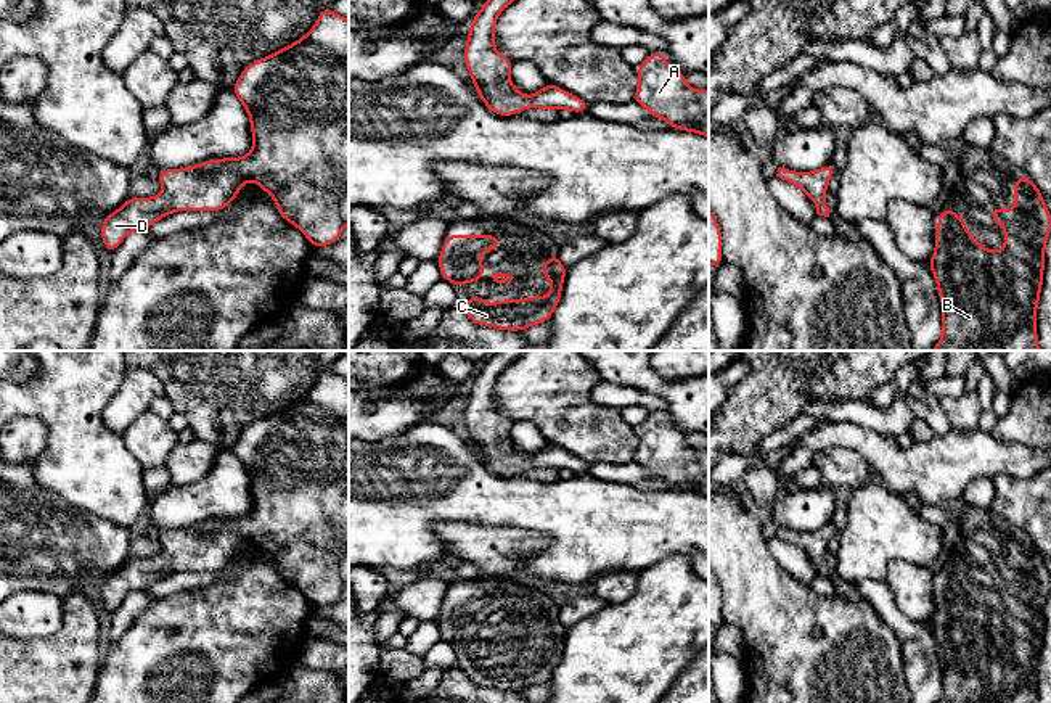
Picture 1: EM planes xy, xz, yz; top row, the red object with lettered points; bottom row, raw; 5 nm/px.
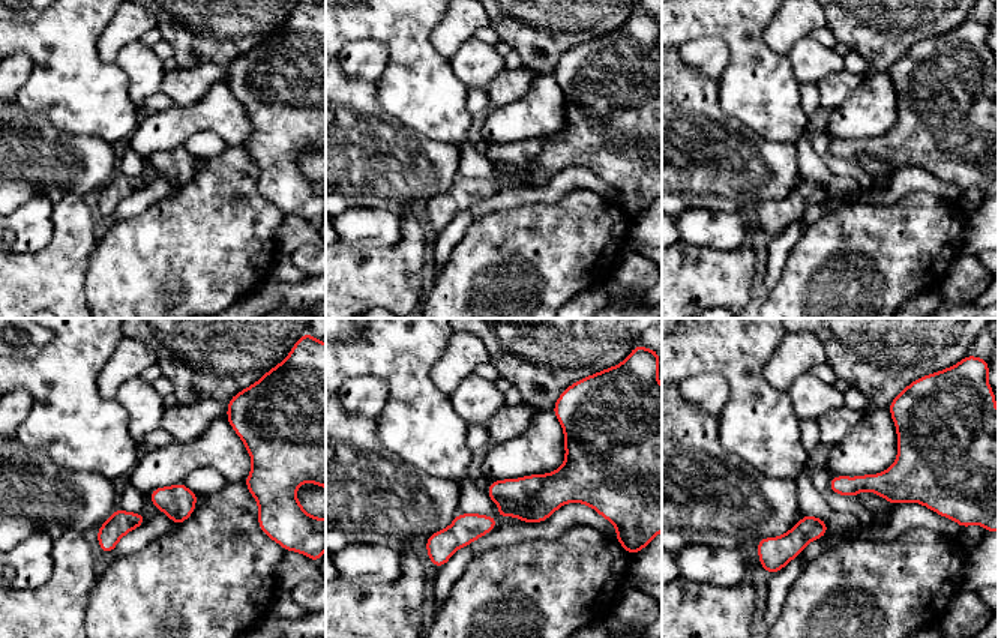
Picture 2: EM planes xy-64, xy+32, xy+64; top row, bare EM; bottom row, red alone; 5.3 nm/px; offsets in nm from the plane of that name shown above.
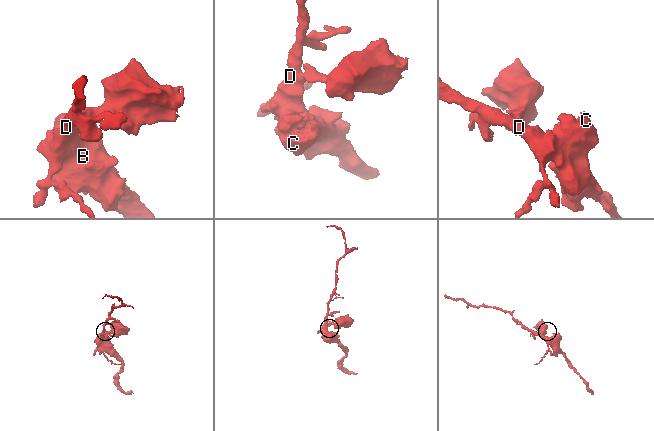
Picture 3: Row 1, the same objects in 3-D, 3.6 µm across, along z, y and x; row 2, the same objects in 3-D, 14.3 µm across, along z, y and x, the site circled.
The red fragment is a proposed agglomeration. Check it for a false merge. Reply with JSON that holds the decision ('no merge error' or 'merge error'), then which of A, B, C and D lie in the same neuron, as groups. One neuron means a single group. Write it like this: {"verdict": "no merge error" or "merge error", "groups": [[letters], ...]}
{"verdict": "no merge error", "groups": [["A", "B", "C", "D"]]}

